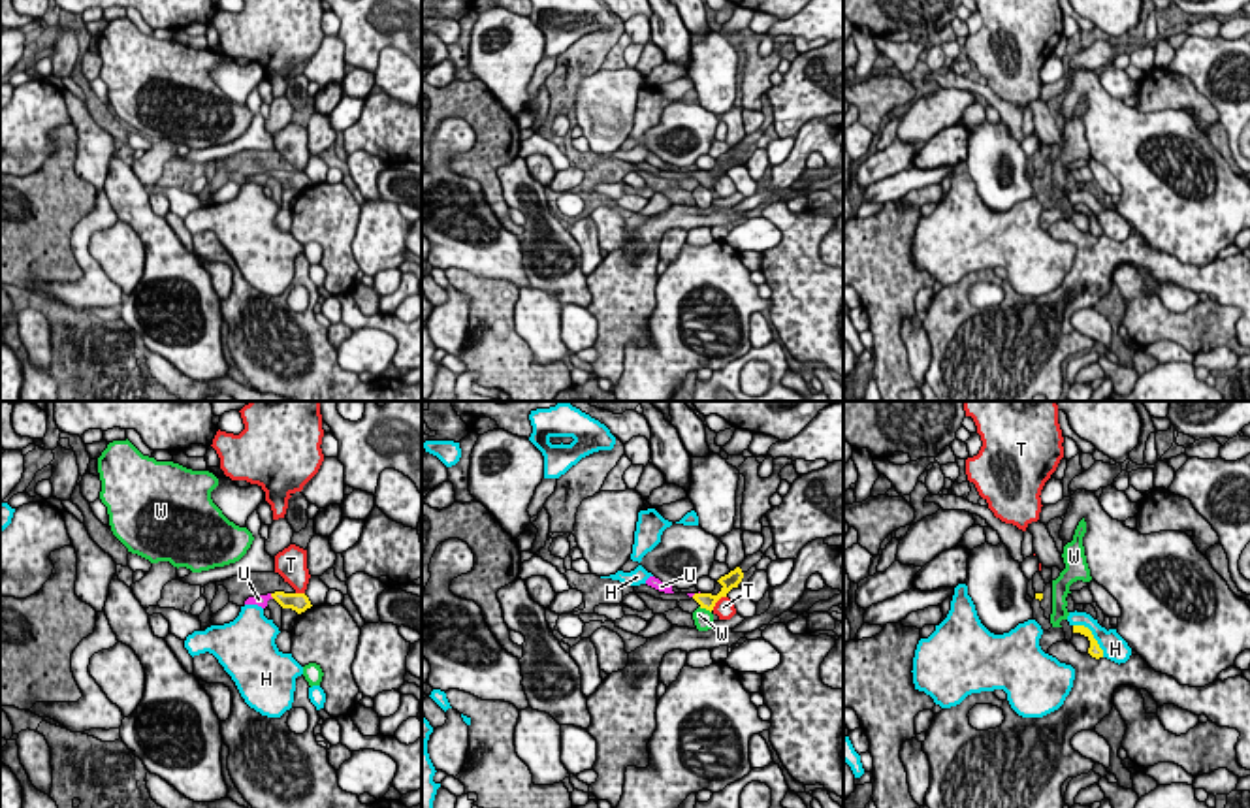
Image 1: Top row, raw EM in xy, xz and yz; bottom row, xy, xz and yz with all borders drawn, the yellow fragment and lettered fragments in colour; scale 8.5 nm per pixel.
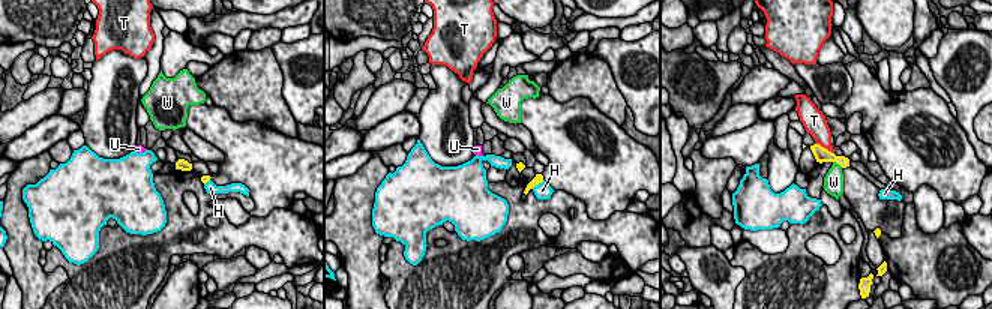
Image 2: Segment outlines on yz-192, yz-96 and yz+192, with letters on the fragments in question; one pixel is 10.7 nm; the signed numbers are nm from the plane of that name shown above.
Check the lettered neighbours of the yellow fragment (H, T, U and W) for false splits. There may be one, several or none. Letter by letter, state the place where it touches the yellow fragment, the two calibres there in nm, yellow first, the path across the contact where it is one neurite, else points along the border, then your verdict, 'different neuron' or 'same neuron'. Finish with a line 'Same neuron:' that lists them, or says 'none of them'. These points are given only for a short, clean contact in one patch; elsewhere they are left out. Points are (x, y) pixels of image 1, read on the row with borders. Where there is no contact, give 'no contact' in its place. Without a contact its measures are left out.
H: yz (1092, 635) | 120/220 nm | different neuron
T: xz (718, 599) | 140/160 nm | along xz (725, 596), (712, 609) | different neuron
U: xy (272, 596) | 160/100 nm | across xy (296, 601), (272, 596), (258, 599) | same neuron
W: xz (705, 607) | 130/160 nm | along xz (699, 607), (710, 613) | different neuron
Same neuron: U

